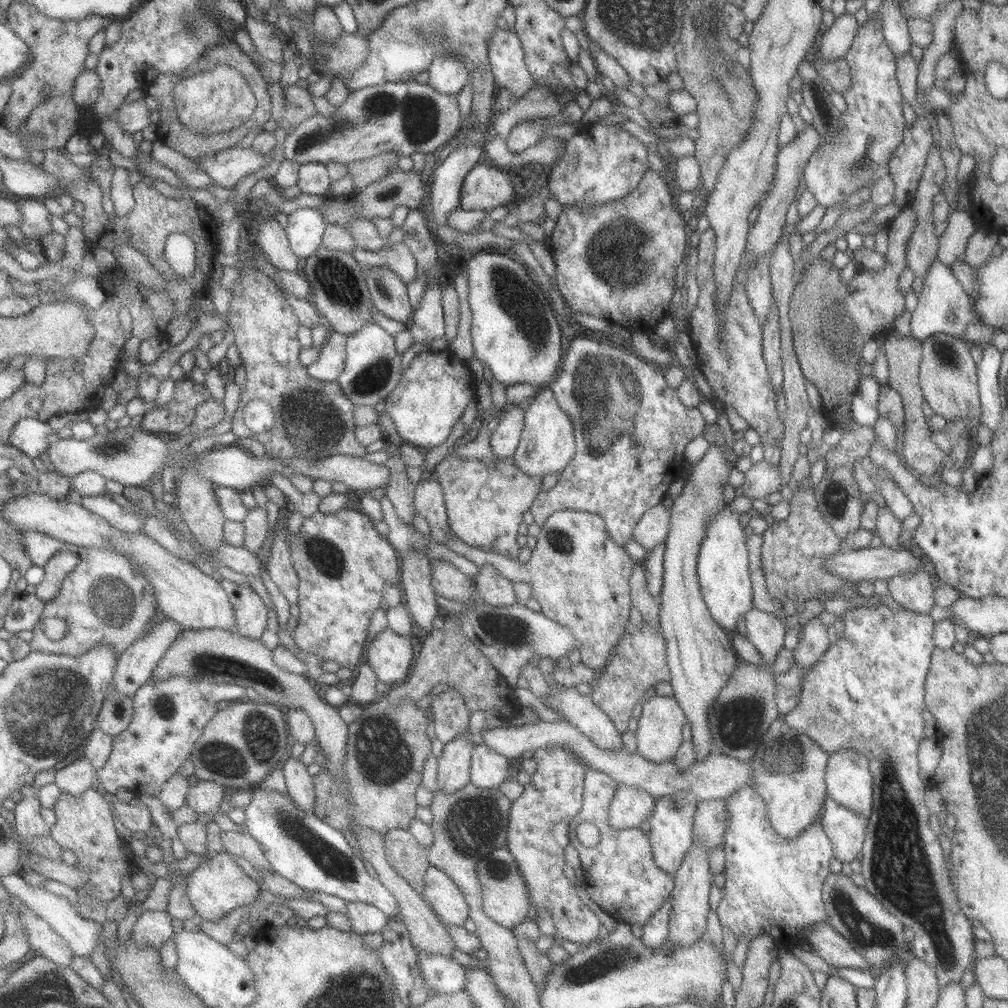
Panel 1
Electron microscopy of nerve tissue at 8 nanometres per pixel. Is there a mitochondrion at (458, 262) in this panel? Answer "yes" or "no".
no

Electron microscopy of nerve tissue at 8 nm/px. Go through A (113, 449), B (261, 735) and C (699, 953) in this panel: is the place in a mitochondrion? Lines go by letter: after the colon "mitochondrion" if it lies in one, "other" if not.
A: mitochondrion
B: mitochondrion
C: other

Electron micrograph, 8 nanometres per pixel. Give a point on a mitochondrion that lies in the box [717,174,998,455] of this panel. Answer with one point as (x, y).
(951, 360)

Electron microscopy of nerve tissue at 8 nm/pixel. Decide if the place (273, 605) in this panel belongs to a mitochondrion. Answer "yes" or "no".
no

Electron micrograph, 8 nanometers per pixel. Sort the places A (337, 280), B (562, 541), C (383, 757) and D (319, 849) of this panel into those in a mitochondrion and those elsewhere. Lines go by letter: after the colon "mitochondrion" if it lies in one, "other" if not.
A: mitochondrion
B: mitochondrion
C: mitochondrion
D: mitochondrion

